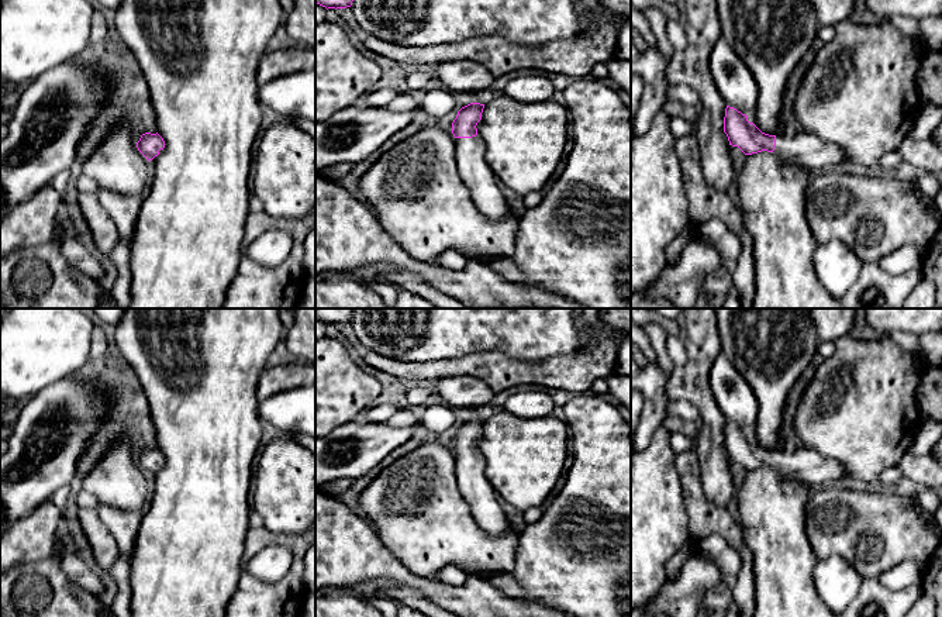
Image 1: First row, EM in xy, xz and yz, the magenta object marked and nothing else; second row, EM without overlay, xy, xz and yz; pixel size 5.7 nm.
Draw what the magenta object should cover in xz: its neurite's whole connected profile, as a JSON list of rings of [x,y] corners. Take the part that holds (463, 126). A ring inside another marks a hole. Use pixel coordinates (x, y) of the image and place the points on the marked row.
[[[470,103],[458,111],[452,123],[456,138],[458,172],[467,186],[475,206],[491,220],[504,218],[511,210],[484,159],[486,147],[477,135],[484,104]]]

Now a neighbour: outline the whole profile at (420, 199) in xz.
[[[439,125],[397,142],[365,172],[358,187],[384,230],[420,261],[437,263],[446,249],[455,249],[469,261],[514,254],[520,217],[510,211],[501,220],[491,220],[479,211],[458,172],[456,138]]]

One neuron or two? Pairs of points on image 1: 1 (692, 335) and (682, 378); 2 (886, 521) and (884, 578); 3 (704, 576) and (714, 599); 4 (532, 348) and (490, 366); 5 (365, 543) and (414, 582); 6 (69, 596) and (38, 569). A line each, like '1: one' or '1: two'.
1: one
2: two
3: two
4: two
5: one
6: one

